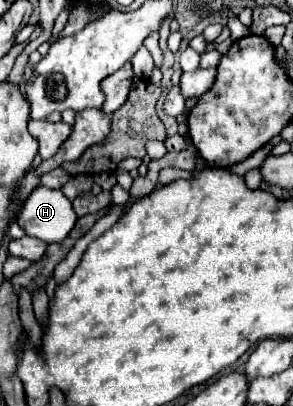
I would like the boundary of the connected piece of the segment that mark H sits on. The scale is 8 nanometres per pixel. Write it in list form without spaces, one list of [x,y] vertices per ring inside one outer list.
[[[38,186],[20,208],[16,222],[28,236],[50,244],[68,236],[76,224],[76,214],[62,190]]]

